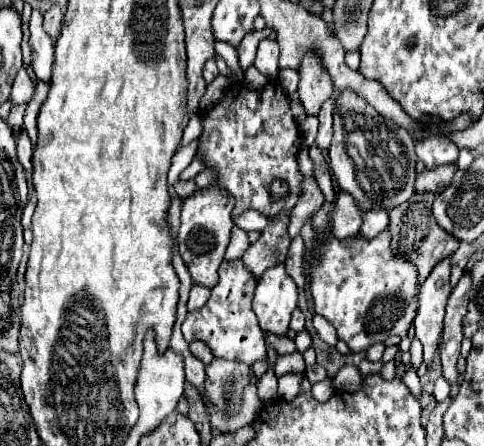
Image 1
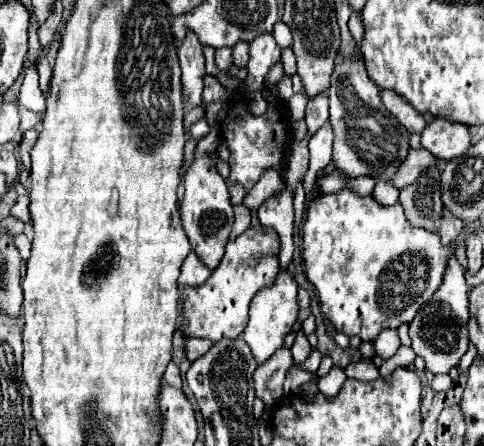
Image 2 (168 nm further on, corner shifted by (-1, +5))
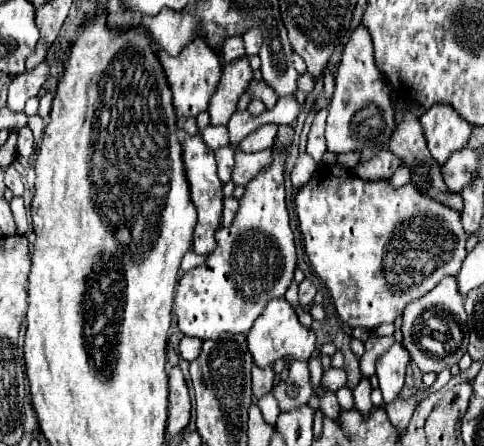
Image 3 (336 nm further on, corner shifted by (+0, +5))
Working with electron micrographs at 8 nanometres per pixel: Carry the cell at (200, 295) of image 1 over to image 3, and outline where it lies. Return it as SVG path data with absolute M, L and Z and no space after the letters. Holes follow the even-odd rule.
M194 250L186 252L186 256L184 256L184 260L182 260L182 270L184 270L184 272L188 272L190 268L196 268L196 266L200 266L200 264L202 264L202 260L206 260L206 256L202 256L202 254L196 254Z

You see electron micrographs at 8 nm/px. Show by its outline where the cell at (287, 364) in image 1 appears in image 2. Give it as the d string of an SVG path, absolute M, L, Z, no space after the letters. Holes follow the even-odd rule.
M279 348L267 364L259 364L253 380L255 380L255 394L263 400L265 406L273 406L283 396L283 380L293 366L291 352L287 348Z

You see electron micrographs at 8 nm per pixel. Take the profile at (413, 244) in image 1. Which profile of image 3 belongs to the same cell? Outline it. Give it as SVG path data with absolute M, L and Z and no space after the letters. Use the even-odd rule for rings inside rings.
M410 112L404 114L402 122L400 122L398 128L394 130L394 136L390 136L390 150L392 150L396 156L402 156L402 158L404 158L404 162L406 162L406 164L410 166L410 170L412 170L412 182L416 182L422 192L426 192L430 198L440 200L442 204L446 204L446 206L450 206L450 208L454 208L454 210L462 210L464 200L462 200L460 194L452 194L452 192L446 188L446 184L444 184L444 180L442 180L442 174L440 174L440 166L436 164L436 160L430 156L430 152L428 152L428 148L426 148L426 138L424 138L424 132L422 132L422 124L420 124L420 120L418 120L414 114L410 114Z

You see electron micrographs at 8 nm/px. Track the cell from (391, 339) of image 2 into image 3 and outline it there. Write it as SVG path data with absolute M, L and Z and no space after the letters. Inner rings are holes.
M394 342L378 358L376 376L380 380L380 390L382 390L382 396L384 396L386 404L390 404L392 400L398 398L398 394L404 386L404 376L406 376L408 362L410 362L410 354L398 342Z

